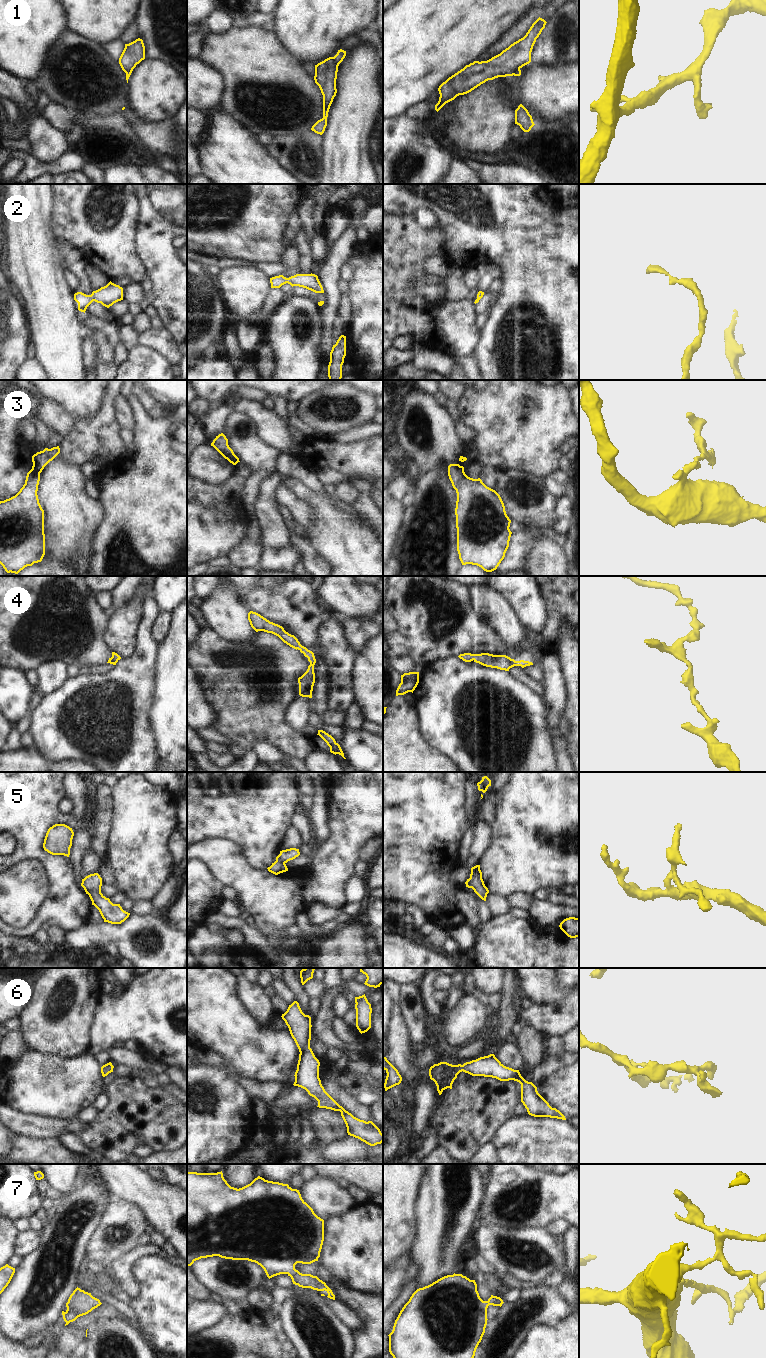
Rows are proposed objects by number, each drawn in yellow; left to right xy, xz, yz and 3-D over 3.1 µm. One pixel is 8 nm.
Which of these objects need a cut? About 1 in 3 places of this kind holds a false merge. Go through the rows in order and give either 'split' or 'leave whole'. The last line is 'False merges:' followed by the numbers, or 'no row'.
1: split
2: leave whole
3: split
4: leave whole
5: split
6: leave whole
7: leave whole
False merges: 1, 3, 5

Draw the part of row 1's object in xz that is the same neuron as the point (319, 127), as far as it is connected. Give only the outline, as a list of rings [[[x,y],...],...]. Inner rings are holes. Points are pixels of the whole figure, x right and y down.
[[[322,118],[312,126],[311,130],[317,134],[322,135],[325,131],[326,126],[327,126],[327,119]]]

